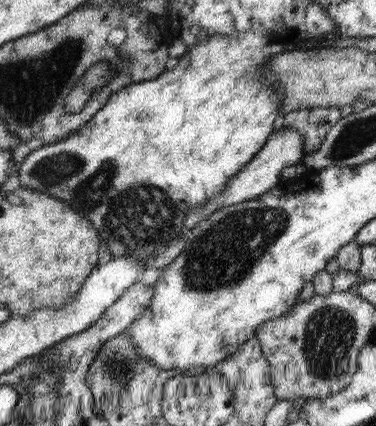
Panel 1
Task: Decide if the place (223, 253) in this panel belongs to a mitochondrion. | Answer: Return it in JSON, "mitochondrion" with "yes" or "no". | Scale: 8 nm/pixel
{"mitochondrion":"yes"}

